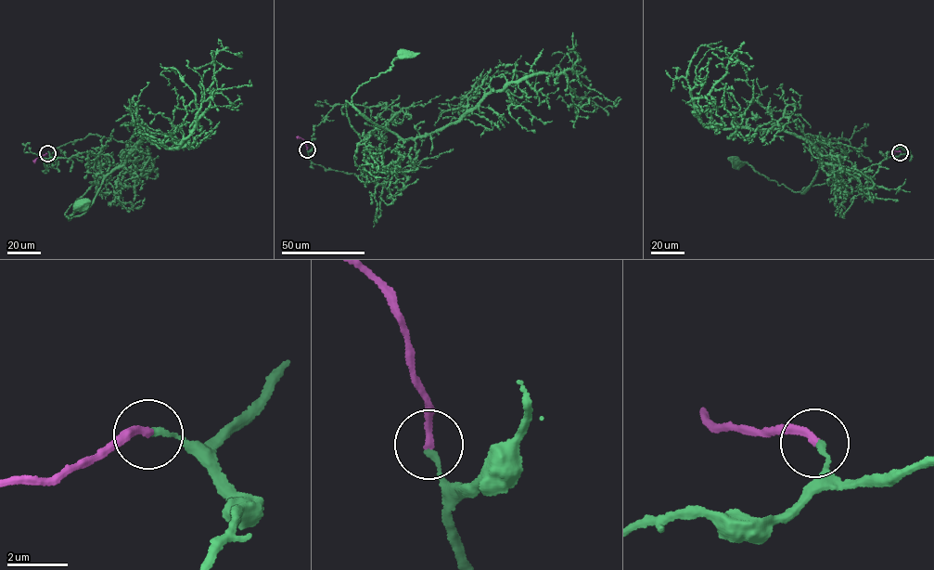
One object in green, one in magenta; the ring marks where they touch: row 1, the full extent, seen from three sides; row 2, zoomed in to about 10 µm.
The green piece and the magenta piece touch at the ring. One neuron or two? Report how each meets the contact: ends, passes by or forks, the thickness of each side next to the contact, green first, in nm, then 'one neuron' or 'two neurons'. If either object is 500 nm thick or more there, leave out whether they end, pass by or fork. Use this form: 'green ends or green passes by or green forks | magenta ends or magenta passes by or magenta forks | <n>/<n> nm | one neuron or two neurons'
green ends | magenta ends | 200/240 nm | one neuron

